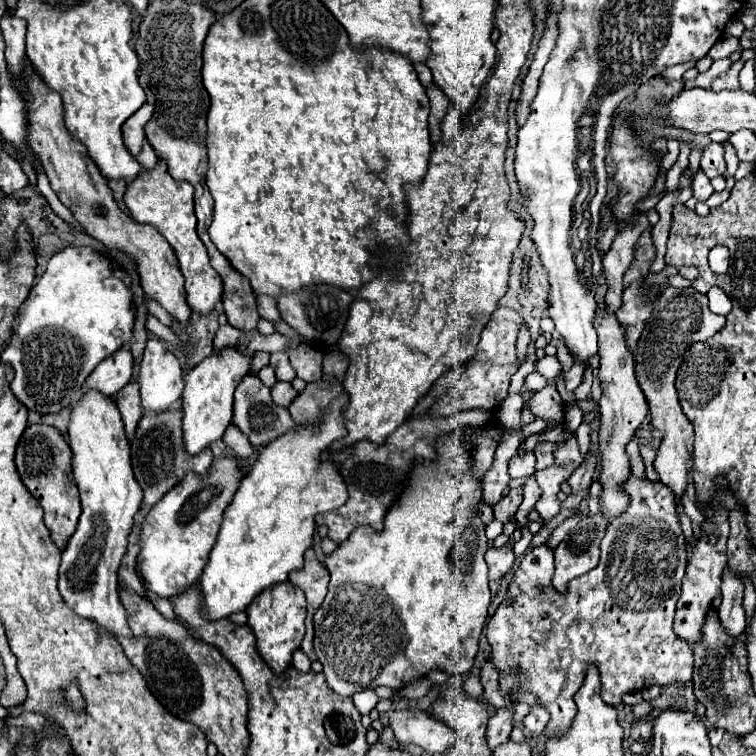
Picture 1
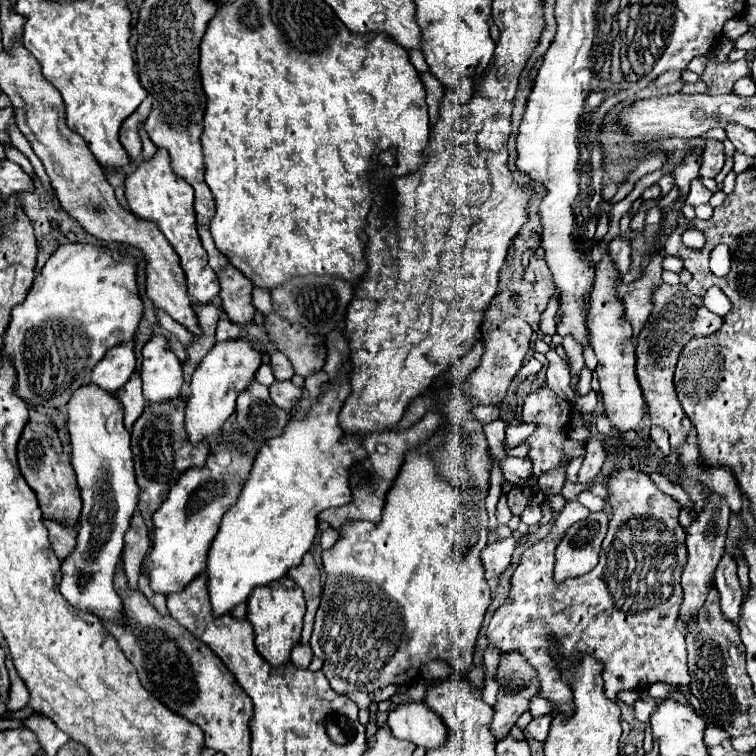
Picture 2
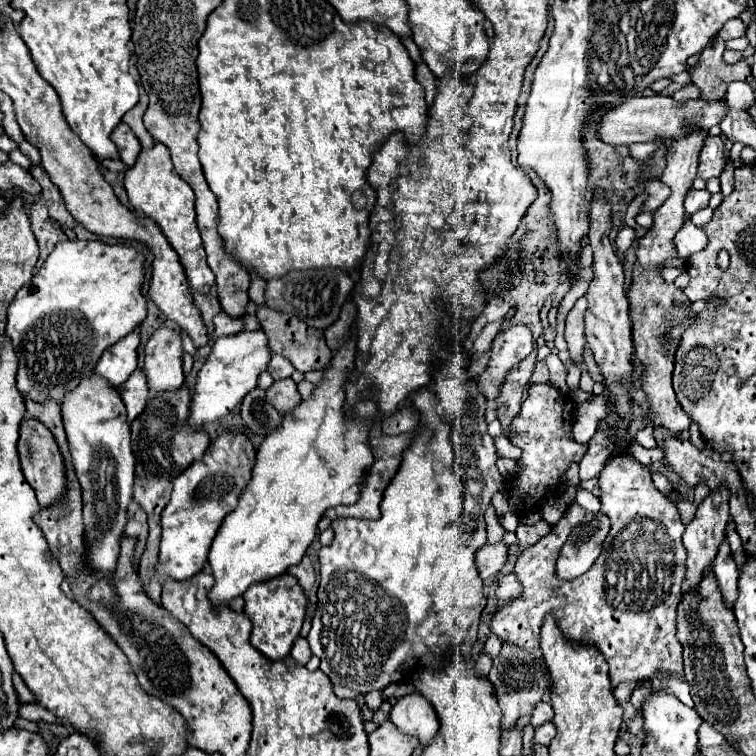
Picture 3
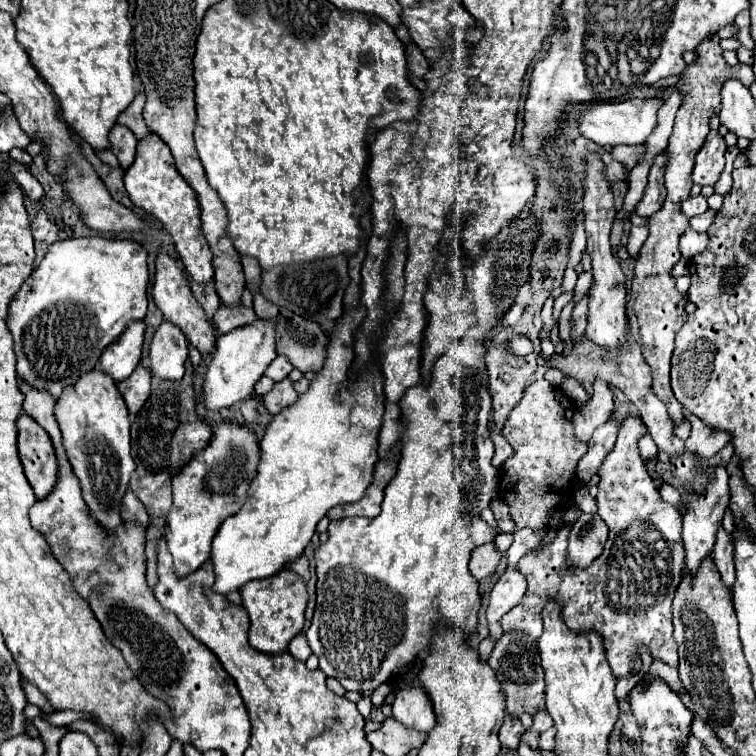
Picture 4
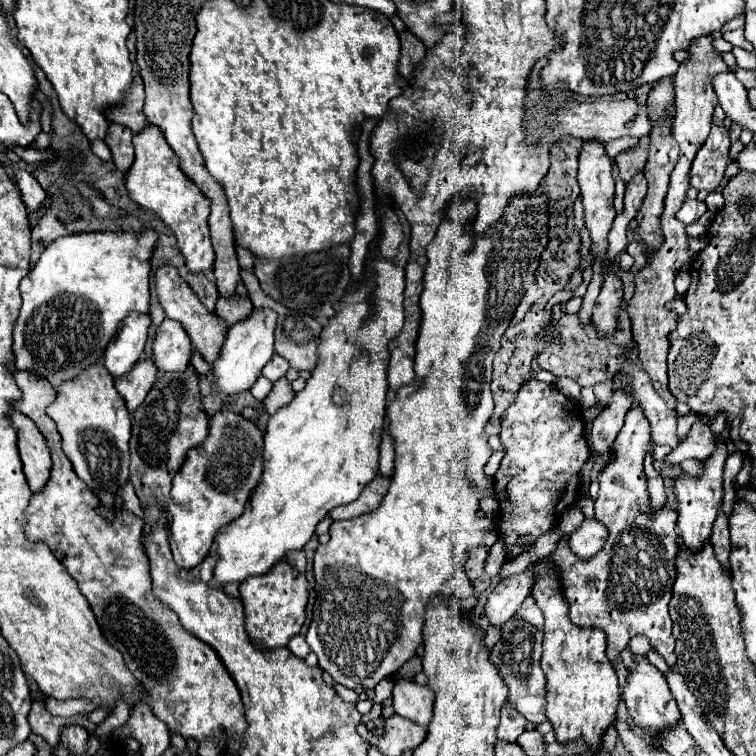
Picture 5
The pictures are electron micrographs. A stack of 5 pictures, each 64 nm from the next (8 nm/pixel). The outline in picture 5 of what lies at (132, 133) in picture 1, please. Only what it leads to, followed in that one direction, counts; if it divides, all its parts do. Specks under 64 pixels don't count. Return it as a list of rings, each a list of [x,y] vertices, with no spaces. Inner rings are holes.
[[[110,124],[104,142],[108,144],[108,148],[112,152],[112,160],[114,160],[116,168],[122,174],[126,174],[134,162],[134,146],[132,146],[130,128],[120,126],[120,124]]]

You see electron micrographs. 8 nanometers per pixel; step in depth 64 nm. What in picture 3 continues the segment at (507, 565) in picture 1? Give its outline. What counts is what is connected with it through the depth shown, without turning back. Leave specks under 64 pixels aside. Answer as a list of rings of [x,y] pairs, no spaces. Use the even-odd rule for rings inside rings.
[[[498,542],[498,544],[484,544],[476,554],[474,554],[474,562],[478,568],[478,574],[482,580],[496,576],[500,572],[500,568],[506,564],[508,560],[508,546]]]

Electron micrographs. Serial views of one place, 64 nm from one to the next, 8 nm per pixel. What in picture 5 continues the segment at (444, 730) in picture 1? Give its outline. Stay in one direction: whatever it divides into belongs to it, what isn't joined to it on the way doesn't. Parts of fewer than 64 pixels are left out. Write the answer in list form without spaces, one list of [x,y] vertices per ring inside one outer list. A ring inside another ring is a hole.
[[[400,678],[394,680],[394,710],[396,714],[420,724],[428,726],[432,720],[432,702],[434,702],[434,692],[428,686],[420,686],[412,680]]]

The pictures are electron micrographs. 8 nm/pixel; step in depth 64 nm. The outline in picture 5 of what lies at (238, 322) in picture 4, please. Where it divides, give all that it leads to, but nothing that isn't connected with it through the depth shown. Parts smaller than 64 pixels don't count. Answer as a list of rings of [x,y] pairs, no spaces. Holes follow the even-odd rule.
[[[234,294],[234,296],[220,296],[218,298],[218,304],[216,304],[216,314],[220,318],[224,318],[228,322],[228,326],[240,322],[242,318],[246,318],[248,314],[252,312],[252,302],[248,296],[240,296],[240,294]]]

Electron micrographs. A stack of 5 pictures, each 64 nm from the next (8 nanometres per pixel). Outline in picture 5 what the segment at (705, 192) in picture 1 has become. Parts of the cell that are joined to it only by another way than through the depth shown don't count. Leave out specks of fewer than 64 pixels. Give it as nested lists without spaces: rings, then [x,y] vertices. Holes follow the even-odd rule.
[[[686,200],[682,204],[682,208],[678,210],[678,220],[682,220],[686,226],[696,222],[702,214],[706,212],[706,204],[704,202],[698,202],[698,200]]]

